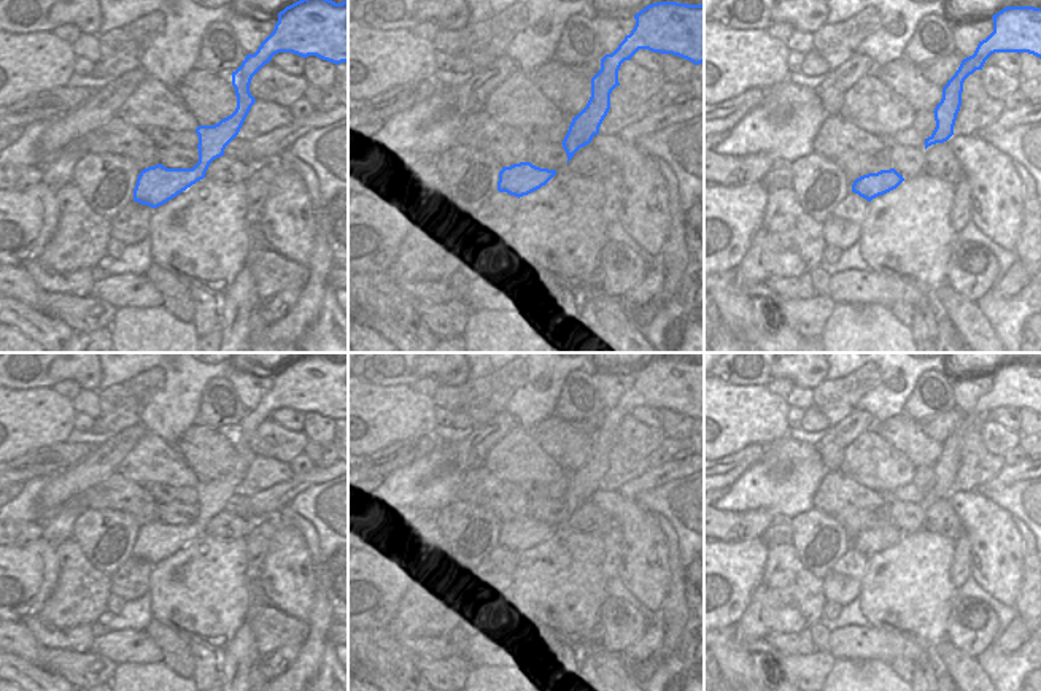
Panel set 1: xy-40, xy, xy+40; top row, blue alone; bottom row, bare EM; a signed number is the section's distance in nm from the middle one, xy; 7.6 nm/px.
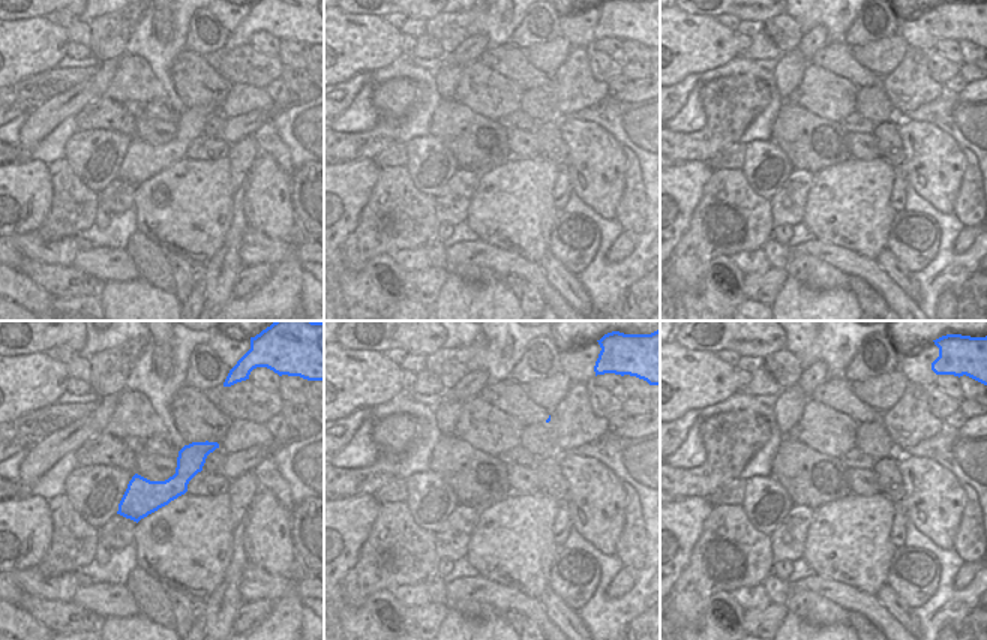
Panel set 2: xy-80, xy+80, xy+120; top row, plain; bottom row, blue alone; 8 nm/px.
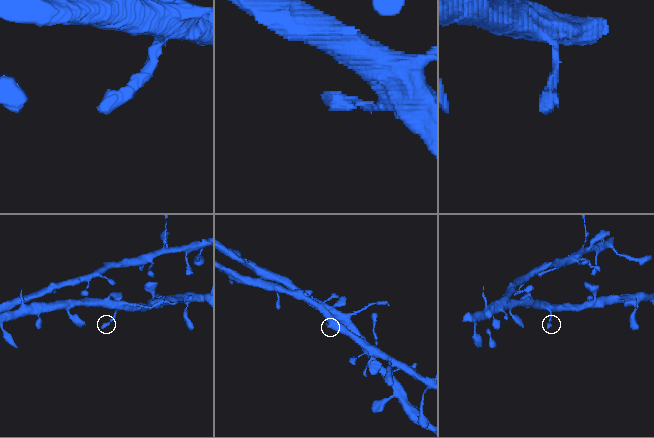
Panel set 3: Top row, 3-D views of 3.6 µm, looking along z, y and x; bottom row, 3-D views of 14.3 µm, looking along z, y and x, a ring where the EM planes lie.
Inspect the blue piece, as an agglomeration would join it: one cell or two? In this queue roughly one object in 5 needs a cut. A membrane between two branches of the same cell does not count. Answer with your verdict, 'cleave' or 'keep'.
keep

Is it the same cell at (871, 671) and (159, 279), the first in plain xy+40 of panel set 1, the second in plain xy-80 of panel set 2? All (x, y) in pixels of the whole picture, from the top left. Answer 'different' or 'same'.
different

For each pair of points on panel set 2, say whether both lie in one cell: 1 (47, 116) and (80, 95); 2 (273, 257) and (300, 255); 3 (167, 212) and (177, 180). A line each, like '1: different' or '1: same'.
1: same
2: same
3: same

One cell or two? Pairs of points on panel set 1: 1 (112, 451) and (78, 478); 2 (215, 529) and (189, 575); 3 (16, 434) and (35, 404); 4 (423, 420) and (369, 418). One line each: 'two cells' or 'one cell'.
1: one cell
2: two cells
3: one cell
4: one cell

